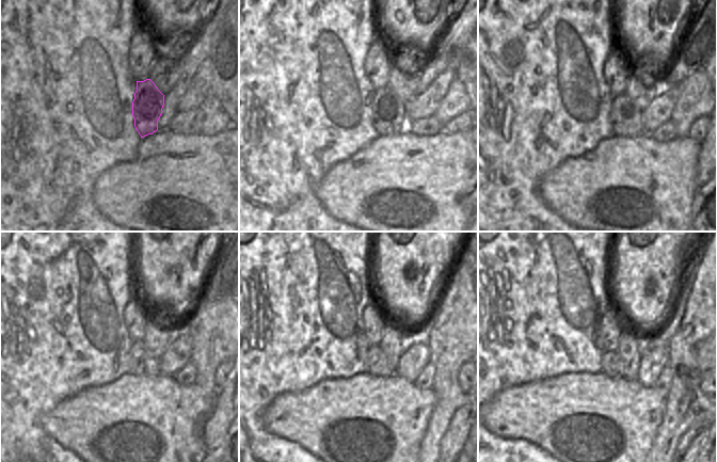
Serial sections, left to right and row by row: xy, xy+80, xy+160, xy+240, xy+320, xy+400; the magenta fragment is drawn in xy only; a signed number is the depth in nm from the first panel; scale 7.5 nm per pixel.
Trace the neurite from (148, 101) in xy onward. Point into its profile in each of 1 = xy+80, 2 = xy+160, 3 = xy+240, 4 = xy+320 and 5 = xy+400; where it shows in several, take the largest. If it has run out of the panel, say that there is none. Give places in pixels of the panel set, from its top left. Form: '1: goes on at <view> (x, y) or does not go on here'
1: goes on at xy+80 (388, 116)
2: goes on at xy+160 (625, 118)
3: goes on at xy+240 (143, 362)
4: goes on at xy+320 (378, 364)
5: goes on at xy+400 (612, 365)

